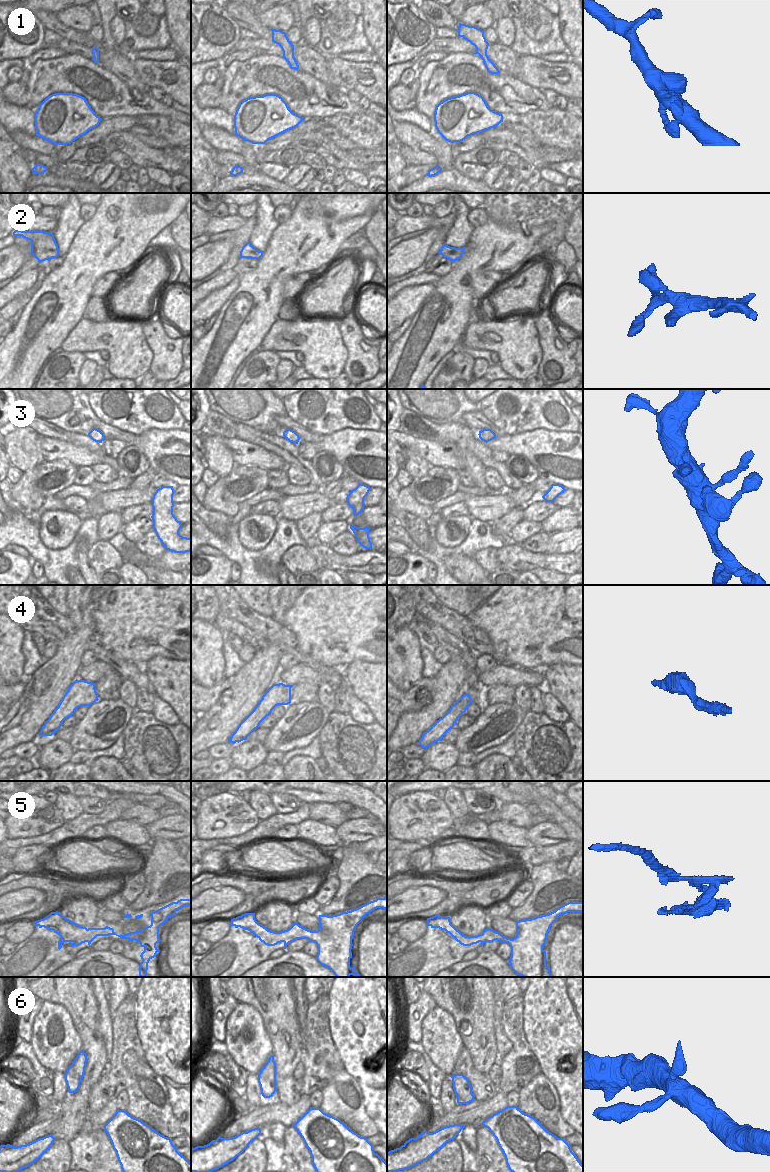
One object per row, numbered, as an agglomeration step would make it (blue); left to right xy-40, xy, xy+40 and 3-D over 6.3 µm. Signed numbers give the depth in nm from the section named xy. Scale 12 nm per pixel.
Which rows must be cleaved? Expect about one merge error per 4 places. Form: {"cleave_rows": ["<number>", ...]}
{"cleave_rows": ["5"]}

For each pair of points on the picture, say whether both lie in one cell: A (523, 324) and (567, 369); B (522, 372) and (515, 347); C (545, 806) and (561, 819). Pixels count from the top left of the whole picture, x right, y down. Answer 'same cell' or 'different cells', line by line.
A: different cells
B: same cell
C: same cell

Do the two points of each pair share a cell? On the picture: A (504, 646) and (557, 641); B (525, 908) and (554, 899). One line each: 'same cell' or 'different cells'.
A: same cell
B: same cell

